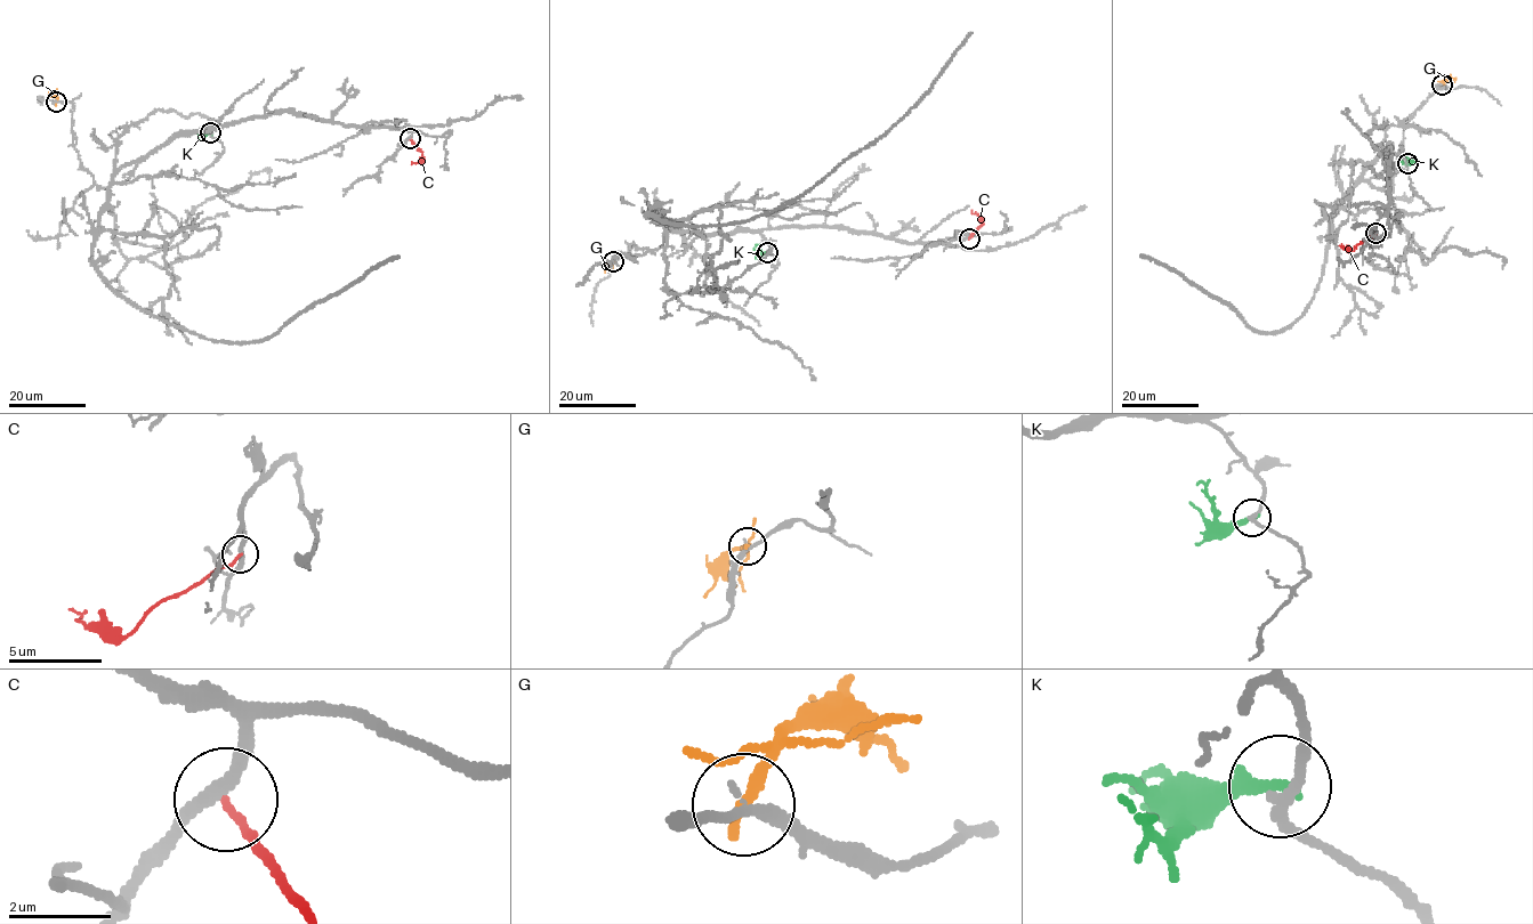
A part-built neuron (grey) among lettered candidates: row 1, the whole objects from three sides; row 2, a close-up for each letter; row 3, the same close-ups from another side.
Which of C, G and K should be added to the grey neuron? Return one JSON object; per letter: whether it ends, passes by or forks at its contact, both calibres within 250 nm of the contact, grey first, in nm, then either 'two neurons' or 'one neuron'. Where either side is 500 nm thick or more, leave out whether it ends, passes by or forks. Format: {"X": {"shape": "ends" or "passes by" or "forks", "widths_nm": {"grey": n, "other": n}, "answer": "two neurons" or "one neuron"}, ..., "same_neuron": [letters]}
{"C": {"shape": "ends", "widths_nm": {"grey": 240, "other": 160}, "answer": "two neurons"}, "G": {"shape": "ends", "widths_nm": {"grey": 200, "other": 260}, "answer": "two neurons"}, "K": {"shape": "ends", "widths_nm": {"grey": 200, "other": 280}, "answer": "two neurons"}, "same_neuron": []}

